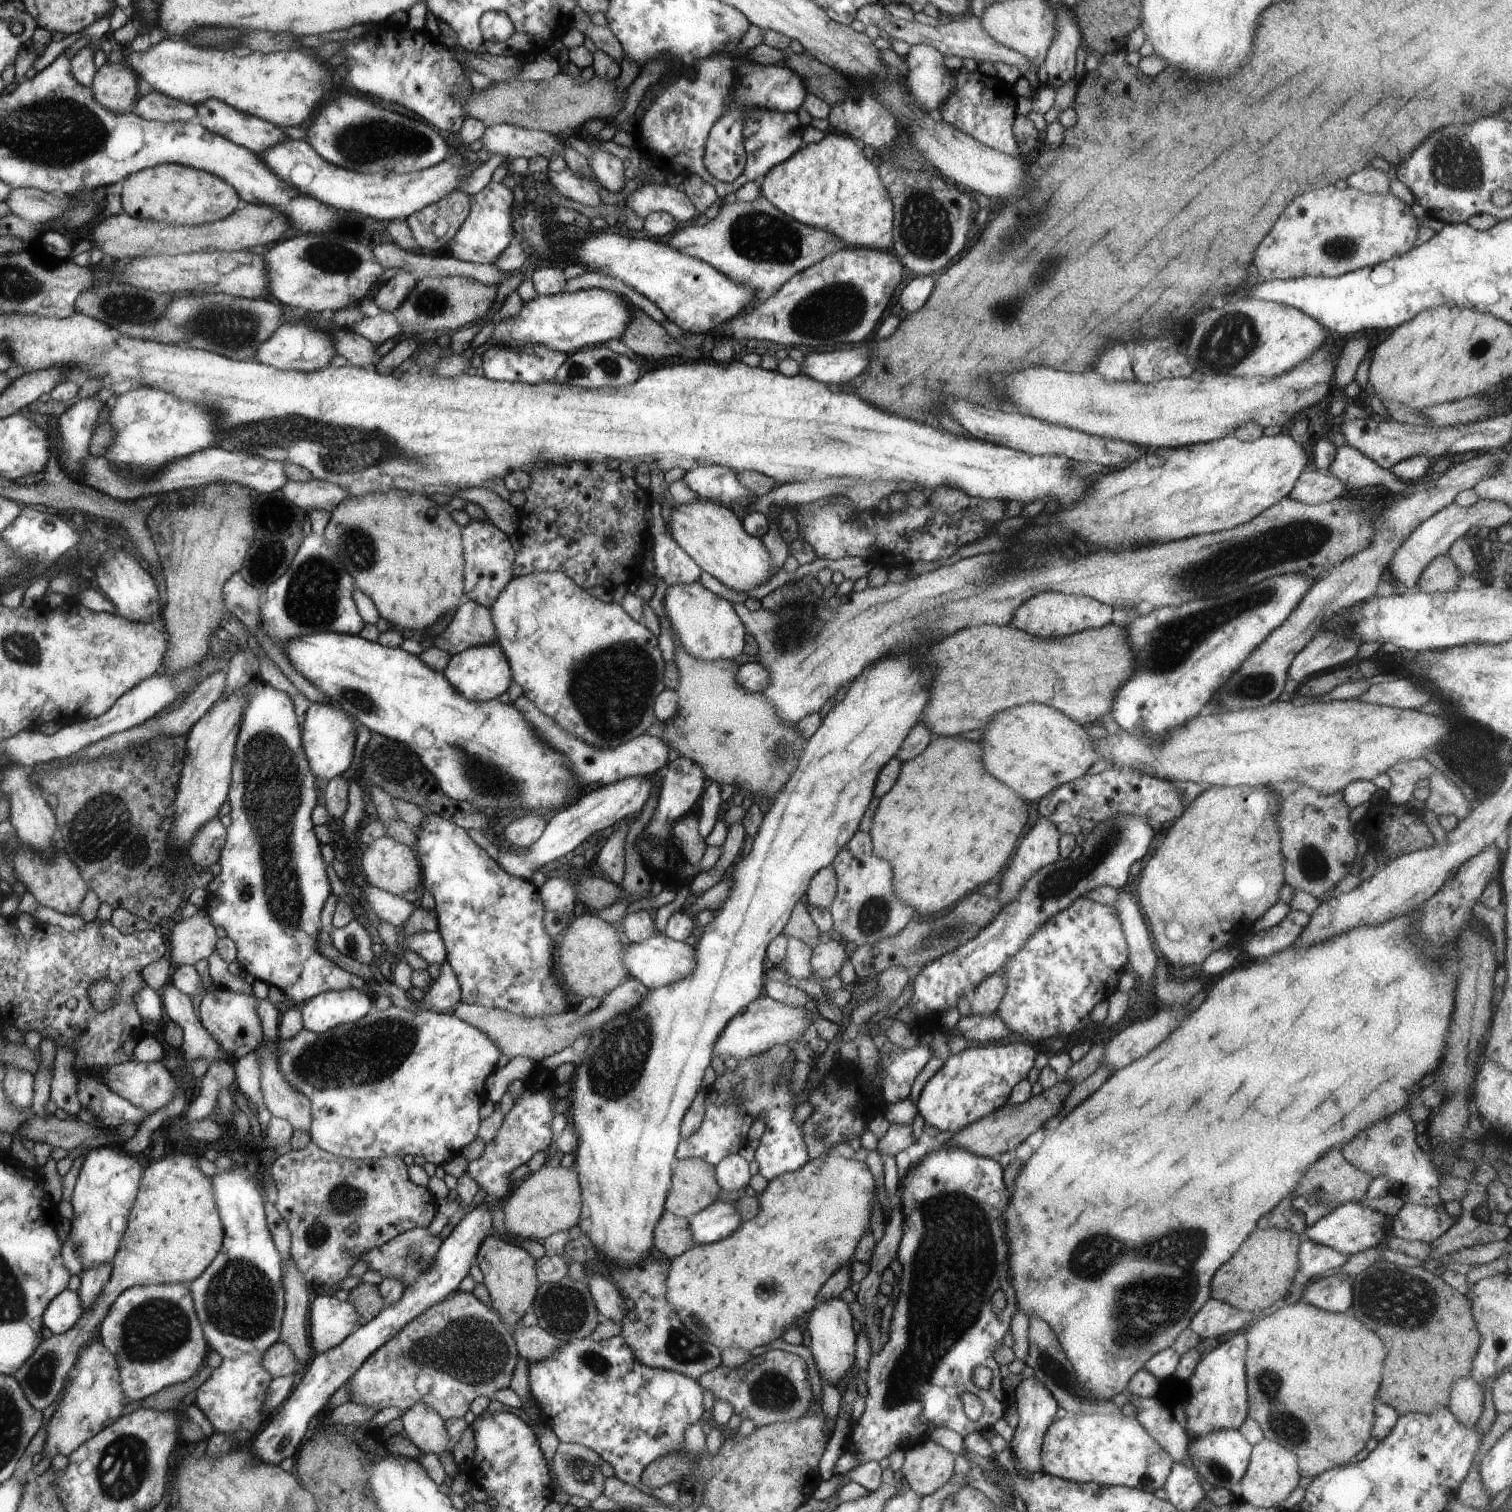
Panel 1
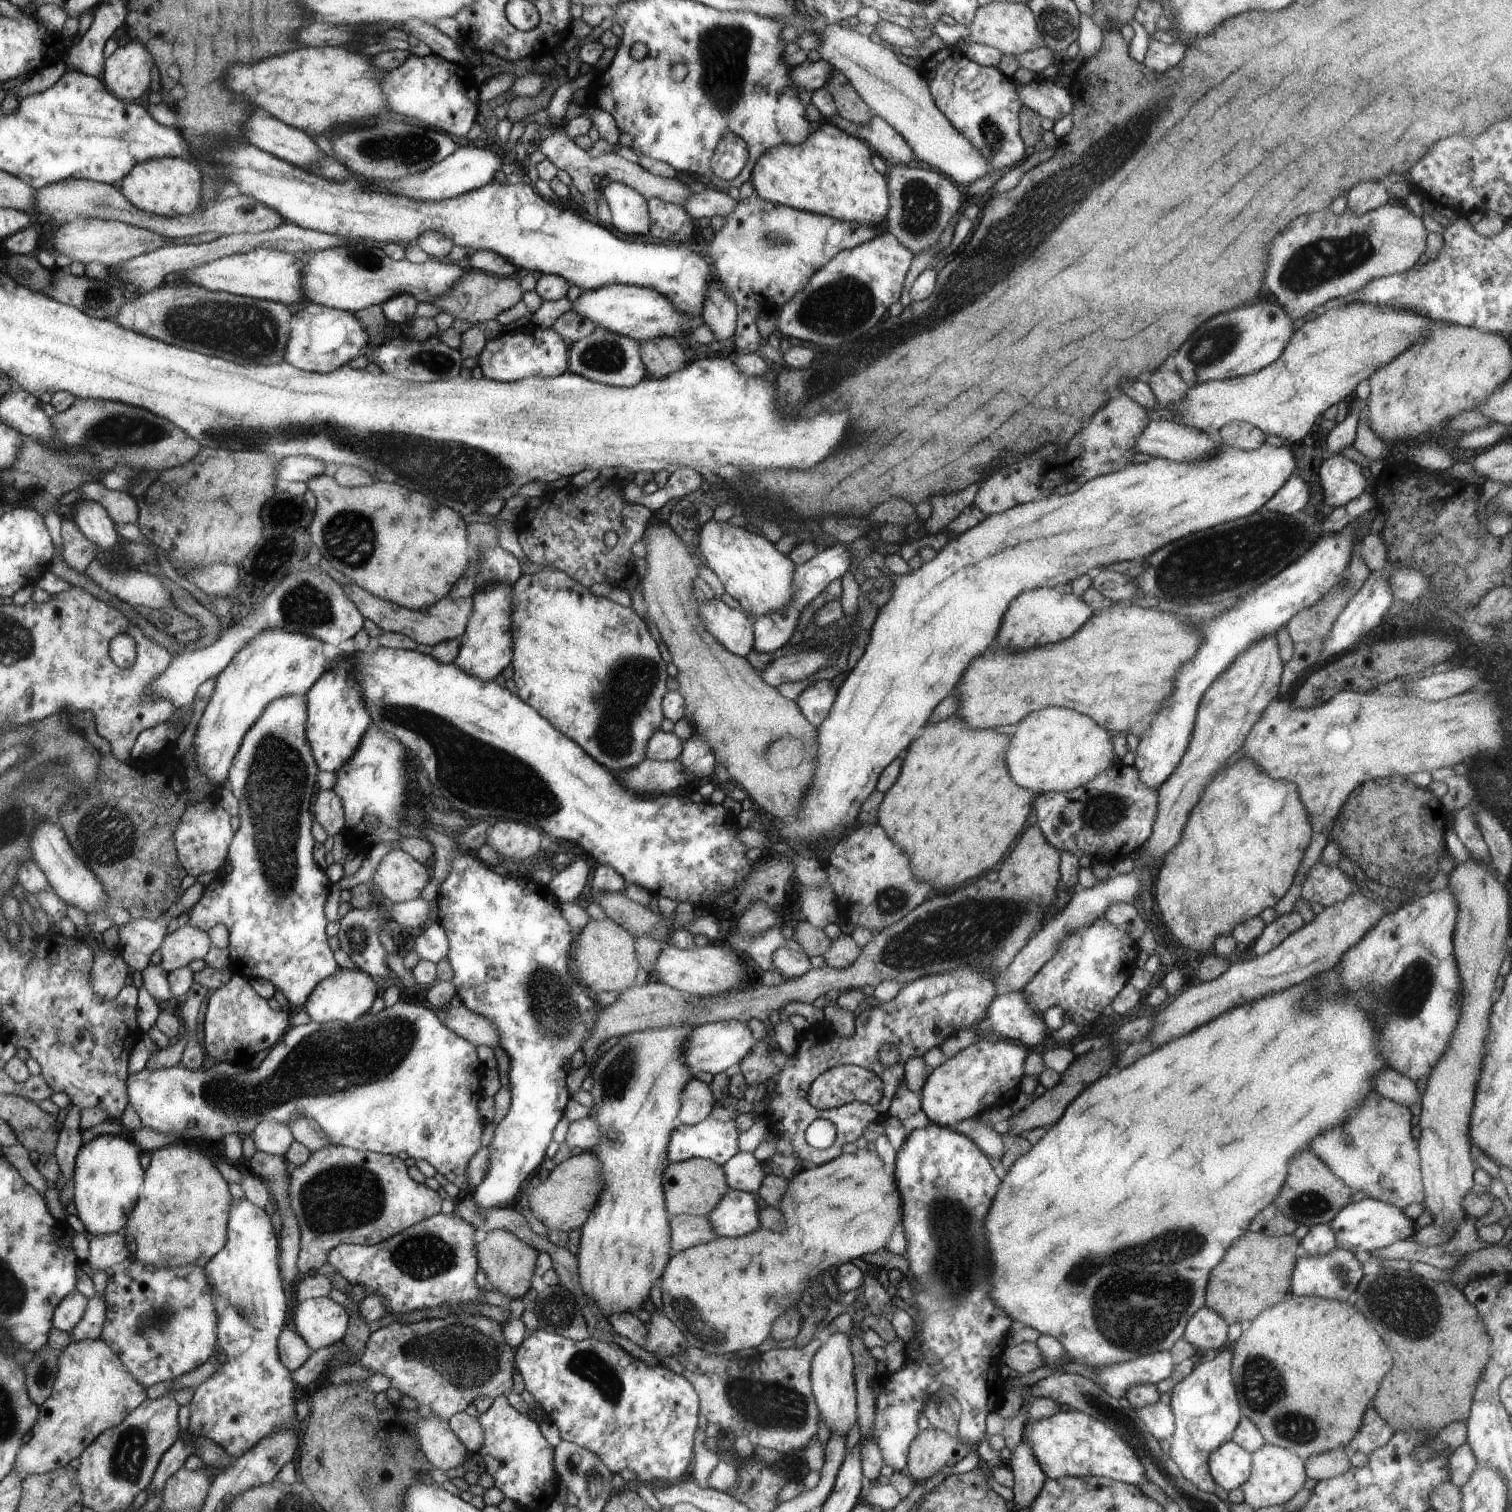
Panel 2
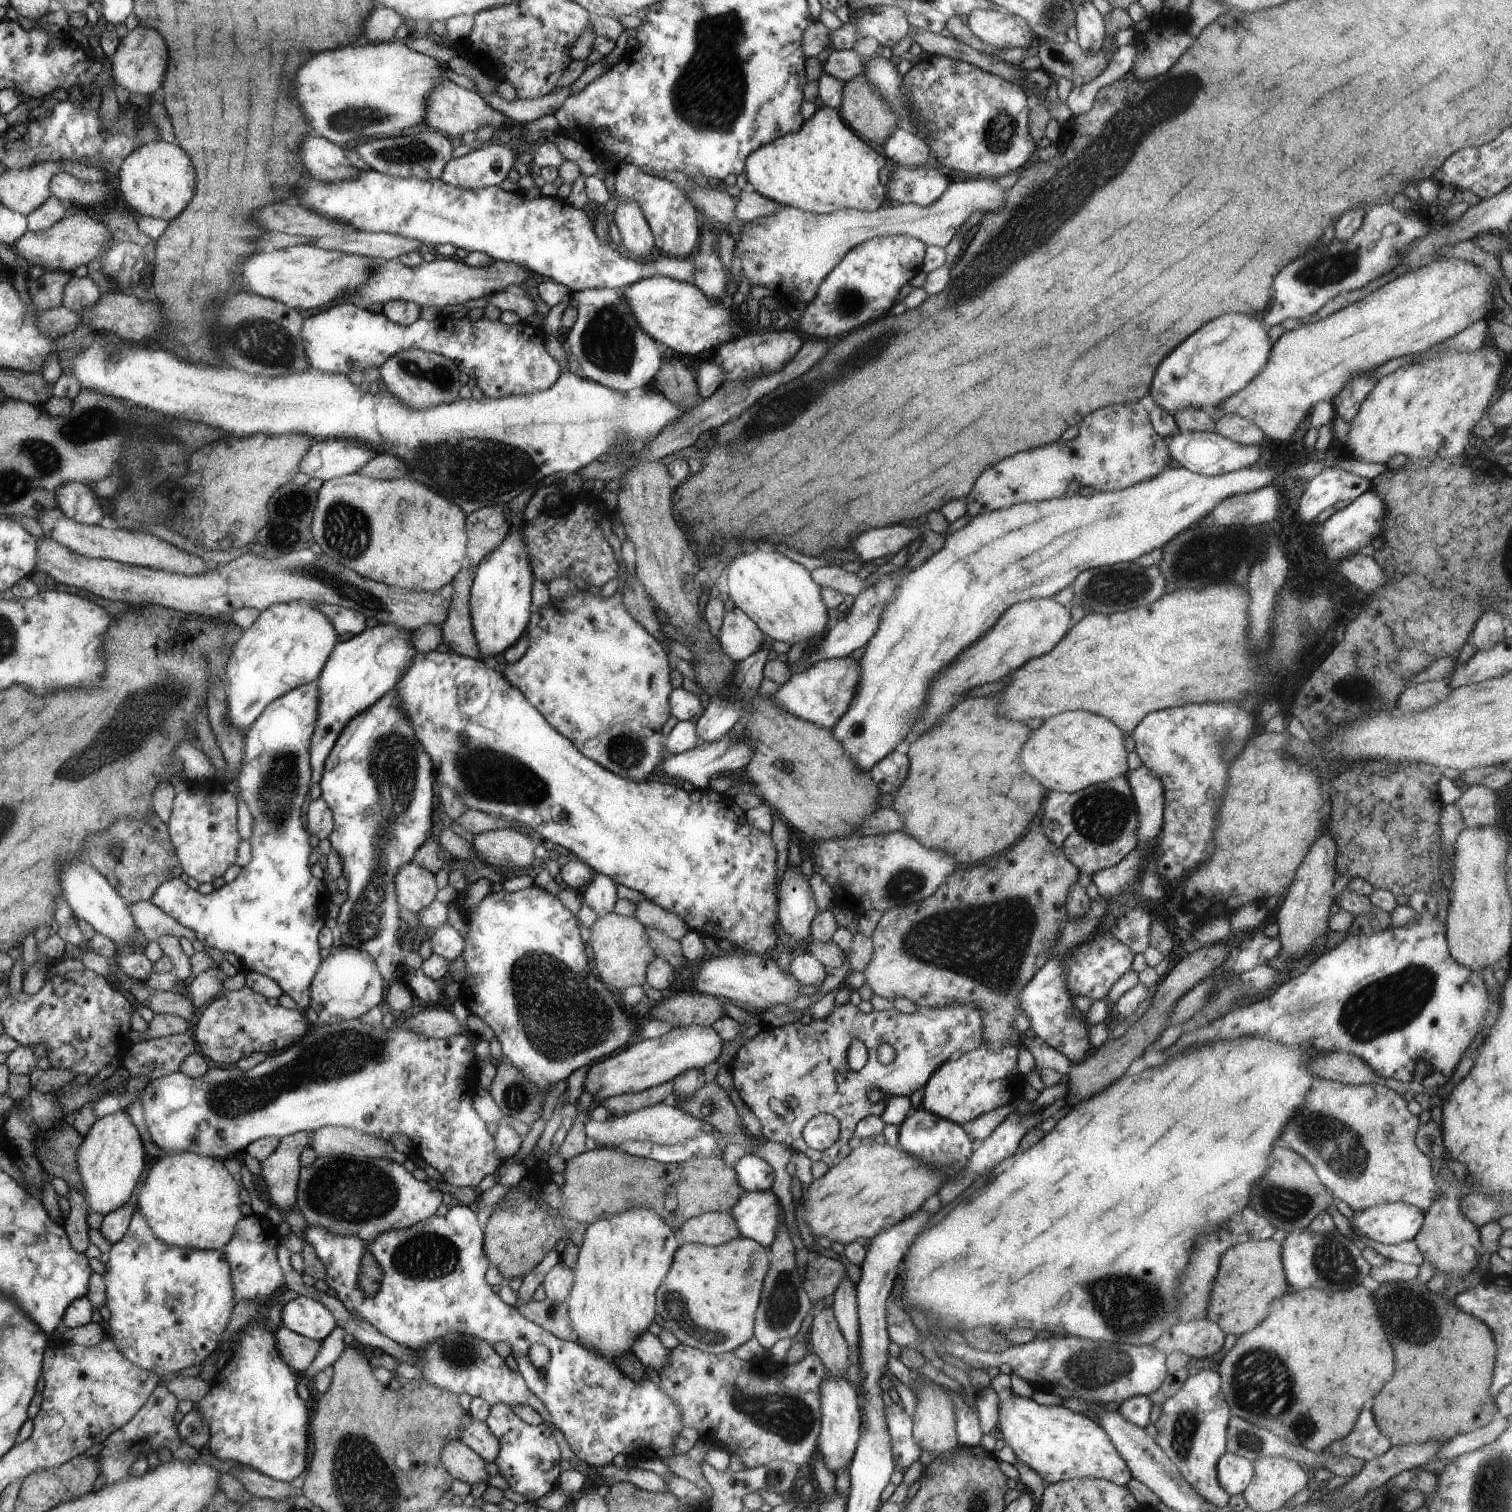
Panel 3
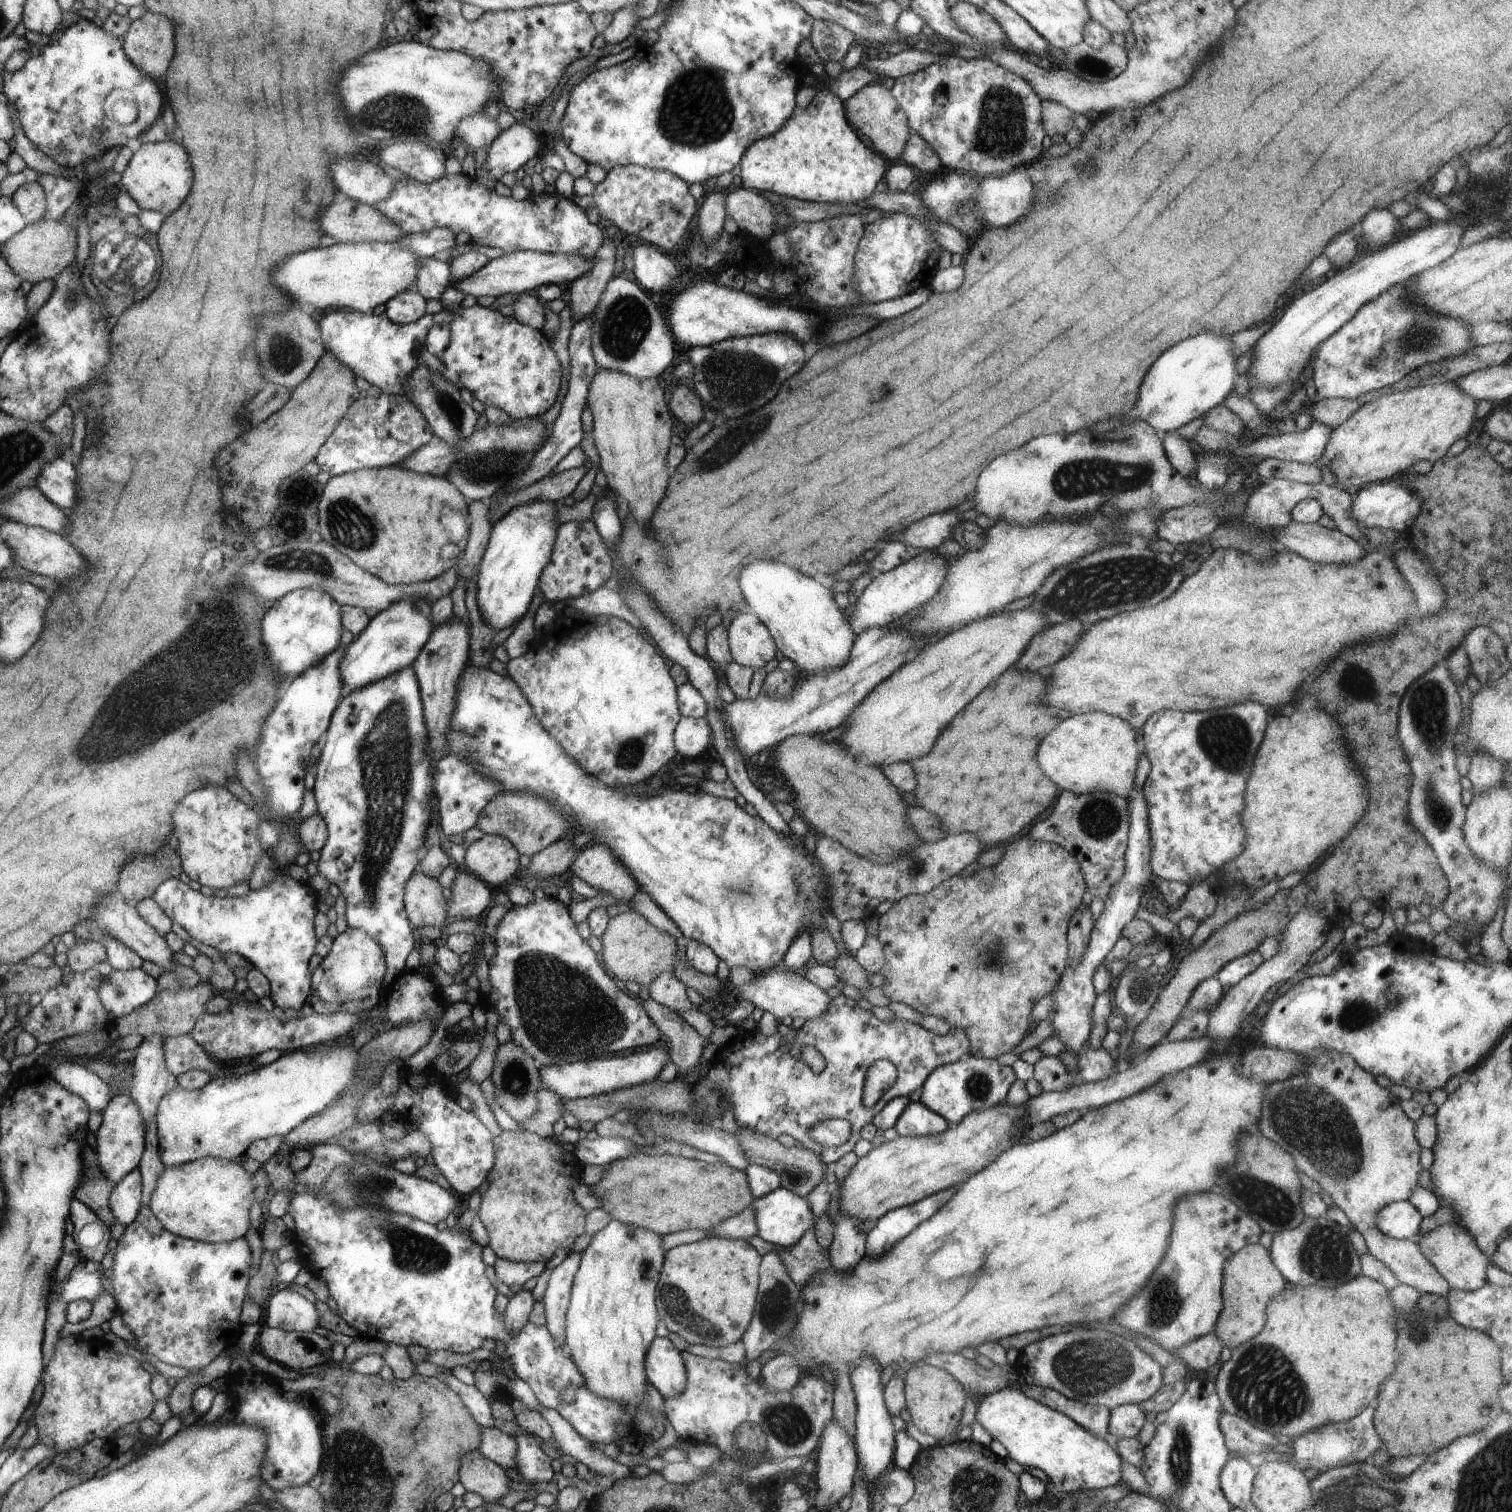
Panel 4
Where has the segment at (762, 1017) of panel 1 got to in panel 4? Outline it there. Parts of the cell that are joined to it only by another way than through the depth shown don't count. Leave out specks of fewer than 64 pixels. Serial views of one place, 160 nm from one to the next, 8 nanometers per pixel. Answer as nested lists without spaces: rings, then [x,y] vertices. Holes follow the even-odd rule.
[[[654,1048],[654,1050],[634,1052],[626,1057],[600,1057],[600,1059],[588,1059],[559,1065],[541,1064],[539,1079],[543,1089],[555,1092],[562,1099],[581,1099],[650,1082],[658,1078],[660,1071],[669,1061],[670,1054],[668,1056],[666,1050]]]

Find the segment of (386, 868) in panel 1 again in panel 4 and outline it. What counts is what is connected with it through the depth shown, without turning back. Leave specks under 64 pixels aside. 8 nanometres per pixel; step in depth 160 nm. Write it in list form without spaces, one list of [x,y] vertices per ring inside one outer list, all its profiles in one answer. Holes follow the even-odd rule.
[[[418,871],[407,882],[407,911],[416,928],[444,926],[446,924],[446,900],[438,880]]]

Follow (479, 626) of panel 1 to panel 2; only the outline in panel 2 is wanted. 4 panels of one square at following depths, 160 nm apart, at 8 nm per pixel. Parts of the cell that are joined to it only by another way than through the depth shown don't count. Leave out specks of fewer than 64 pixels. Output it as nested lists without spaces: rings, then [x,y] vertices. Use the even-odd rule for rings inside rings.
[[[352,581],[350,584],[344,584],[342,590],[352,598],[352,602],[363,612],[364,618],[374,622],[384,632],[402,634],[412,638],[412,641],[416,642],[417,645],[423,644],[434,647],[440,642],[446,642],[446,640],[459,639],[466,632],[472,612],[474,612],[473,597],[450,598],[450,596],[444,596],[440,602],[436,602],[428,610],[410,610],[410,608],[396,606],[394,602],[388,602],[384,598],[378,598],[378,596],[370,594],[368,590],[356,586]]]

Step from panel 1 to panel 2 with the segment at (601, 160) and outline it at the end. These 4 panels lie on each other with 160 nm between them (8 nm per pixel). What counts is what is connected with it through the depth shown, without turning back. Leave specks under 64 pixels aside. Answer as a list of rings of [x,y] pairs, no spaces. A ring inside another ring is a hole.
[[[605,180],[604,188],[600,190],[606,198],[606,202],[612,211],[611,225],[620,230],[621,234],[628,236],[644,236],[648,234],[650,229],[649,210],[647,207],[647,199],[639,194],[634,188],[627,186],[619,181]]]

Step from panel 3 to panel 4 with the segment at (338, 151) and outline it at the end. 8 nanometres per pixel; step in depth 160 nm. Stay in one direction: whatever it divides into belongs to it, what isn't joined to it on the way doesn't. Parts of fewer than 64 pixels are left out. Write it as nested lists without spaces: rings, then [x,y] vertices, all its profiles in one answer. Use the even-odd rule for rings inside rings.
[[[340,158],[336,162],[336,182],[340,182],[340,192],[374,207],[391,196],[396,181],[381,166]]]

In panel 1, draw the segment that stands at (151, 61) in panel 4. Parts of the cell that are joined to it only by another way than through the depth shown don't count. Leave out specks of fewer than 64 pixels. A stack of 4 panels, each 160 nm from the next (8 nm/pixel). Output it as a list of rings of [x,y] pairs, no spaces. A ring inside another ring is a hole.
[[[109,61],[104,63],[90,87],[97,101],[100,101],[105,107],[125,113],[132,111],[134,102],[137,101],[138,76],[136,71],[130,66],[124,68],[124,64],[112,64]]]

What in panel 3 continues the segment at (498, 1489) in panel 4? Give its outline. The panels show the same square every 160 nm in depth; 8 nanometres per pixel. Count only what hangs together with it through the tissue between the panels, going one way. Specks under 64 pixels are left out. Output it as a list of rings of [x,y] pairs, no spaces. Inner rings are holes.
[[[458,1439],[448,1441],[443,1446],[441,1459],[453,1479],[458,1478],[472,1485],[480,1484],[478,1480],[488,1483],[491,1478],[486,1472],[486,1461]]]

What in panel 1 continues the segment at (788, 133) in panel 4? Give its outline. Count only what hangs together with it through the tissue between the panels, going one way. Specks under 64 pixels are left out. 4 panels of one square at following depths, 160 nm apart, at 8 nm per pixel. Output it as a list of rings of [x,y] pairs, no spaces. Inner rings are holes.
[[[825,132],[820,142],[810,143],[784,162],[774,165],[759,181],[761,195],[798,222],[832,231],[844,239],[847,246],[890,251],[893,245],[893,202],[880,178],[877,160],[866,158],[863,145],[848,135]]]

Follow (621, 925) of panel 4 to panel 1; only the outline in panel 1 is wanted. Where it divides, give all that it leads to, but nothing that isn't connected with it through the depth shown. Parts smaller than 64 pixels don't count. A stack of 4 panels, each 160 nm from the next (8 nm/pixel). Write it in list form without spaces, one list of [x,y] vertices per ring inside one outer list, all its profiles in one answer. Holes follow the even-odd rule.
[[[586,913],[570,922],[560,935],[556,953],[557,971],[564,986],[580,998],[604,998],[630,978],[628,966],[623,961],[624,952],[625,944],[620,941],[614,924]]]

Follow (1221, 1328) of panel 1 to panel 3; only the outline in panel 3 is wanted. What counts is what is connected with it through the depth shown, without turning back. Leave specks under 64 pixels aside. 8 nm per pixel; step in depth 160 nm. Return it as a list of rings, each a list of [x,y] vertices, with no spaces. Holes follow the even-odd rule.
[[[1207,1317],[1199,1321],[1176,1323],[1151,1345],[1168,1356],[1173,1352],[1206,1358],[1216,1354],[1224,1344],[1225,1332]]]

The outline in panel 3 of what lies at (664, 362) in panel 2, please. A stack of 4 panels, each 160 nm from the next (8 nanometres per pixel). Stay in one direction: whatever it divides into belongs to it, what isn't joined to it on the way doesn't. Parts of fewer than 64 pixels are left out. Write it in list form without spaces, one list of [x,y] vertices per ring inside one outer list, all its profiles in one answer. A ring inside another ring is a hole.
[[[659,344],[659,350],[664,354],[662,366],[659,368],[656,379],[656,389],[670,402],[691,409],[699,404],[702,397],[698,391],[694,374],[684,368],[678,360],[670,360],[664,364],[666,353],[669,352],[664,345]]]

